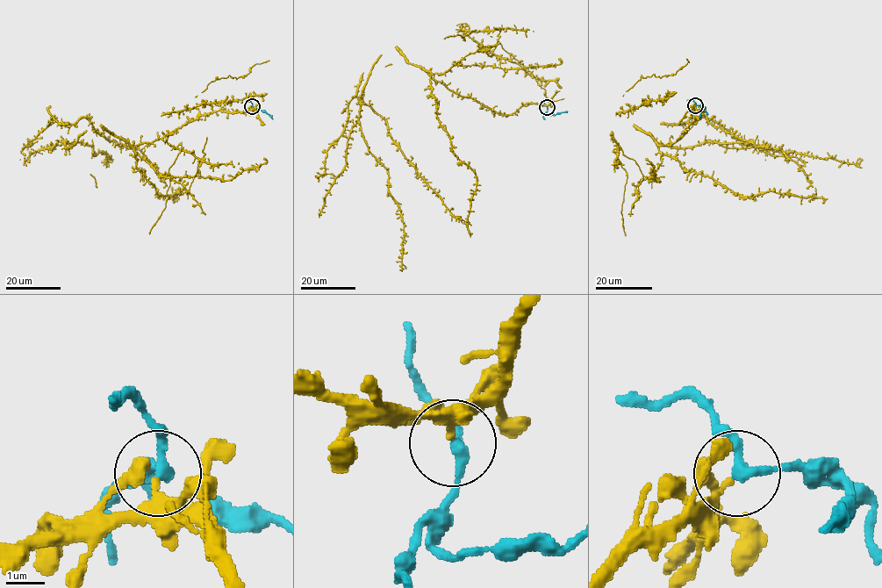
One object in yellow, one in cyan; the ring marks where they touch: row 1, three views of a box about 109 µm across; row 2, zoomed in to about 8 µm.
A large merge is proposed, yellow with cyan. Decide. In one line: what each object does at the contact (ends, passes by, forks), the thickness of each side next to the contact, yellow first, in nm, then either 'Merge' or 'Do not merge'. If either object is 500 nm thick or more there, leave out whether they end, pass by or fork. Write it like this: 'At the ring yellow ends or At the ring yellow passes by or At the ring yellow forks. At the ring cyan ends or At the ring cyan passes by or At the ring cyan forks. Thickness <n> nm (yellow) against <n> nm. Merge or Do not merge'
At the ring yellow ends. At the ring cyan passes by. Thickness 240 nm (yellow) against 280 nm. Do not merge

